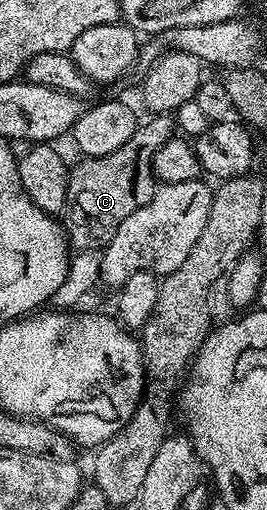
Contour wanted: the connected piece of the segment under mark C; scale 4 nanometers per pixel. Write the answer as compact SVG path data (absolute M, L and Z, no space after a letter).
M152 114L149 122L141 121L136 127L134 136L122 144L122 148L117 148L110 152L110 156L98 156L97 158L84 158L77 166L73 165L68 171L68 200L66 203L66 214L72 217L72 230L67 231L68 241L76 250L95 250L108 245L112 238L112 233L126 220L126 216L131 216L142 208L142 204L150 204L154 192L158 189L158 183L152 171L152 161L154 152L166 144L174 136L174 118L169 114Z

